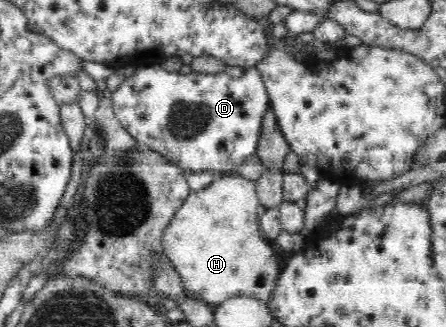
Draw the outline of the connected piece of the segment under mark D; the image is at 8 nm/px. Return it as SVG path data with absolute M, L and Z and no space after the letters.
M160 65L138 66L133 75L111 93L111 98L114 113L122 127L140 146L152 148L152 151L168 159L168 163L174 163L184 171L210 170L217 174L230 172L241 163L255 158L263 119L271 109L267 89L256 67L250 70L227 67L215 74L192 70L184 74L168 72Z

